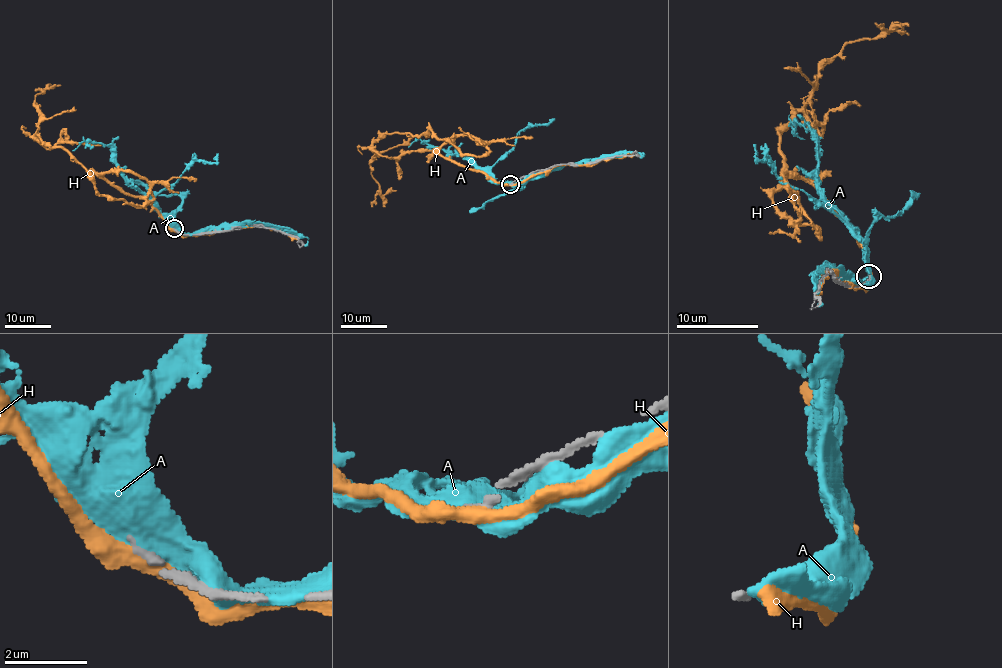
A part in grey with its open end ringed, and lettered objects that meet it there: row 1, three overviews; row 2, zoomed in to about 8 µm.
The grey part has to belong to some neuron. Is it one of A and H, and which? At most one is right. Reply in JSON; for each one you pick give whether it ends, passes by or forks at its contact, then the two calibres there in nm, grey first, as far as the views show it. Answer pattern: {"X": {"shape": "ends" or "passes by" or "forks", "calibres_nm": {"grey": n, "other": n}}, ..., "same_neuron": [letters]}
{"same_neuron": []}

